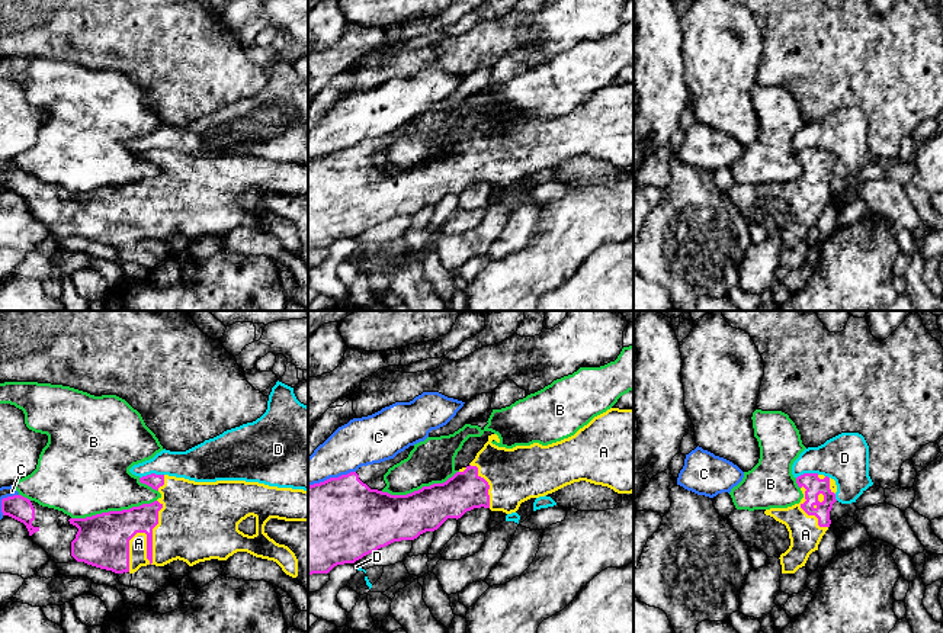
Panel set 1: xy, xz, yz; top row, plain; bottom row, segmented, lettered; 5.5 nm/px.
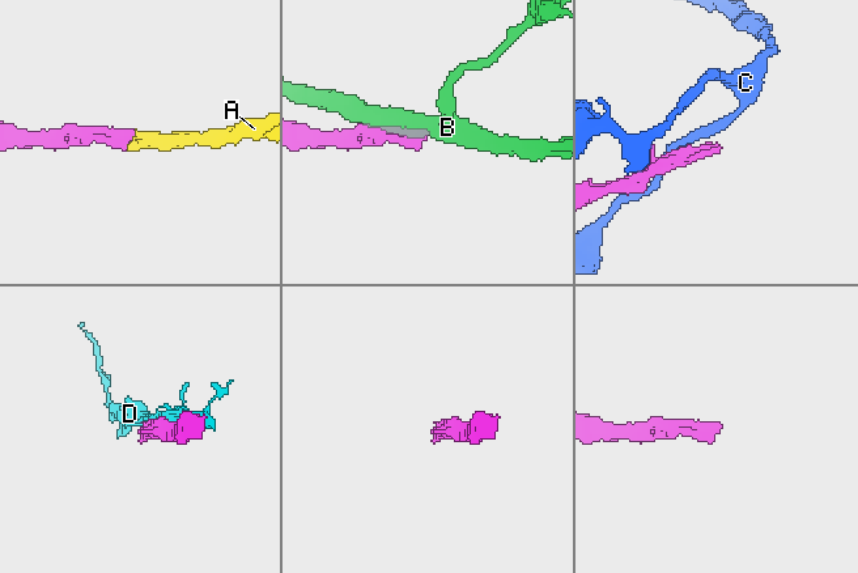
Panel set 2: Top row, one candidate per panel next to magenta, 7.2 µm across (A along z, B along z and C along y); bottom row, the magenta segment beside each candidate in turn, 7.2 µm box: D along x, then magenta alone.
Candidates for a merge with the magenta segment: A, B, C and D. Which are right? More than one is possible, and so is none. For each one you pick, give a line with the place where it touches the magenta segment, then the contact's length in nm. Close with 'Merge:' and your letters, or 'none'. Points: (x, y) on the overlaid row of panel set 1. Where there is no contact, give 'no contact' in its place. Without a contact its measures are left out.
A: contact xy (147, 555); length 440 nm
Merge: A

